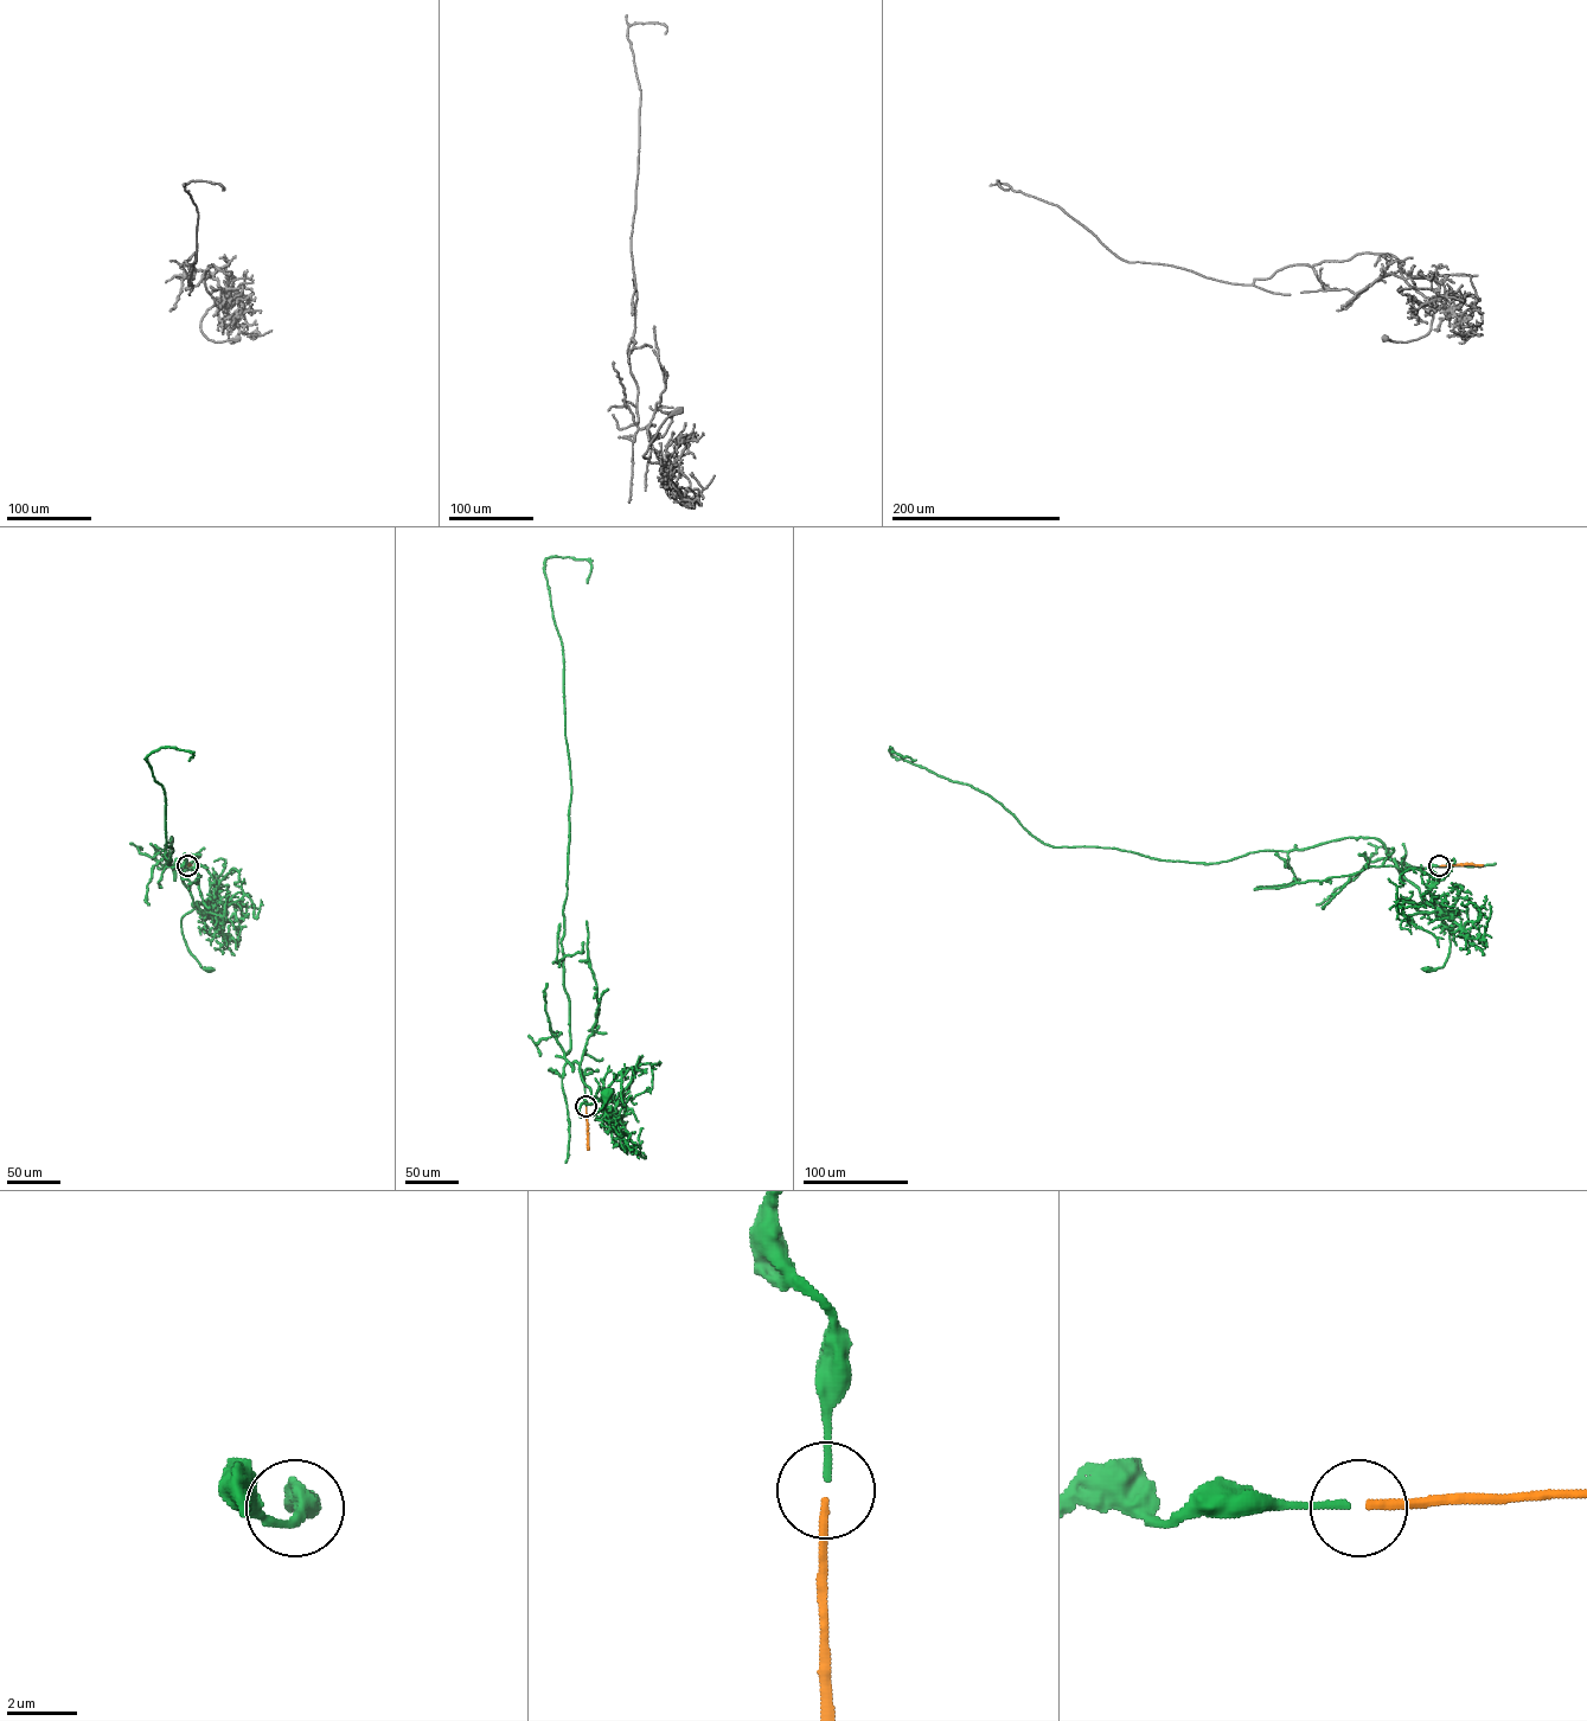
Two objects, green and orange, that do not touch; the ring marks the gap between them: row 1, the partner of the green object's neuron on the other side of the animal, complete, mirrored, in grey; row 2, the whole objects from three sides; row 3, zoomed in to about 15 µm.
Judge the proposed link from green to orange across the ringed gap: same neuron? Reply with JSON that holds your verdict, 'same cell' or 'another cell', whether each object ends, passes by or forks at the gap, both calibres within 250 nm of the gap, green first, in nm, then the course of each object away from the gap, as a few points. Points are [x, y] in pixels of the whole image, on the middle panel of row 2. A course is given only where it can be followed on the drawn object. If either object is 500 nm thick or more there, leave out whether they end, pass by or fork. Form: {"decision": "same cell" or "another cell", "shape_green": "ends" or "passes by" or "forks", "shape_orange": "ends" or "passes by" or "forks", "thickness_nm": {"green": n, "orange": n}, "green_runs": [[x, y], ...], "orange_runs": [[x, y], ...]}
{"decision": "same cell", "shape_green": "ends", "shape_orange": "ends", "thickness_nm": {"green": 200, "orange": 240}, "green_runs": [[586, 1106], [580, 1069], [590, 1096], [599, 1100], [582, 1102], [581, 1117], [594, 1114], [607, 1094]], "orange_runs": [[586, 1107], [588, 1150]]}

